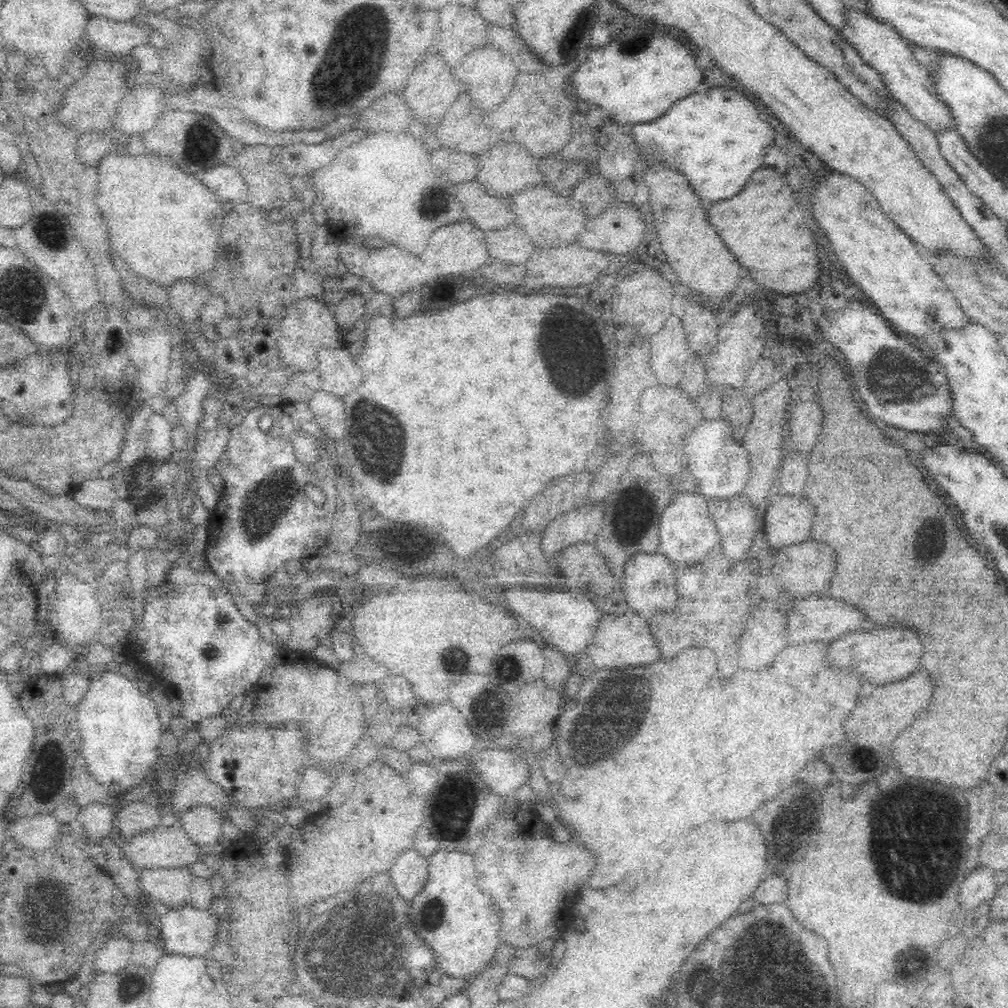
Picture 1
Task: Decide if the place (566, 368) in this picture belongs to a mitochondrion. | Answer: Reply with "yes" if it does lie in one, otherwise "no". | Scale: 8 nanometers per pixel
yes

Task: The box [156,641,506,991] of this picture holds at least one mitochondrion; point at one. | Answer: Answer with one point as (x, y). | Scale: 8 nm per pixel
(452, 813)

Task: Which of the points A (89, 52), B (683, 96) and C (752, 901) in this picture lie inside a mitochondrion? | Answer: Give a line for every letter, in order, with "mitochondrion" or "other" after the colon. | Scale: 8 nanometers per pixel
A: other
B: other
C: other

